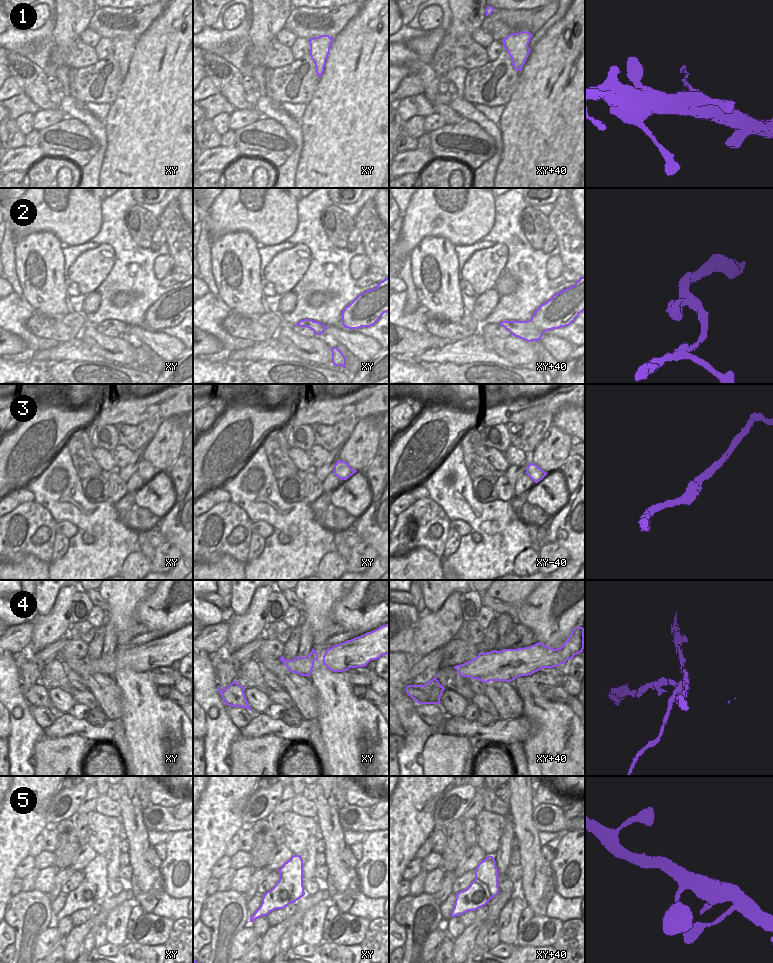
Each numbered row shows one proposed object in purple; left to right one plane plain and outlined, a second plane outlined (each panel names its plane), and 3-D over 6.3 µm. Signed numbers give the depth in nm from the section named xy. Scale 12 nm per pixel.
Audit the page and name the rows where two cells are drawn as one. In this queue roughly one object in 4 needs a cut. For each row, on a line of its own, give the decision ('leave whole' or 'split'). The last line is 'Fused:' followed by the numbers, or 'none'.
1: leave whole
2: leave whole
3: leave whole
4: split
5: leave whole
Fused: 4

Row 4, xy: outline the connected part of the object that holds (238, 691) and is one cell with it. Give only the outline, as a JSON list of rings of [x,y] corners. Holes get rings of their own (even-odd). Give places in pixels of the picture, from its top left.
[[[238,684],[230,686],[230,691],[234,695],[234,698],[236,699],[236,703],[238,707],[242,707],[252,711],[252,709],[250,708],[247,702],[246,696],[244,694],[244,690],[245,688],[243,688],[241,685],[238,685]]]

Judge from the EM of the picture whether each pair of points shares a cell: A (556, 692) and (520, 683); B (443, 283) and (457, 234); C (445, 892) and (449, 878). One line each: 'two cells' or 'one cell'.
A: two cells
B: two cells
C: one cell

